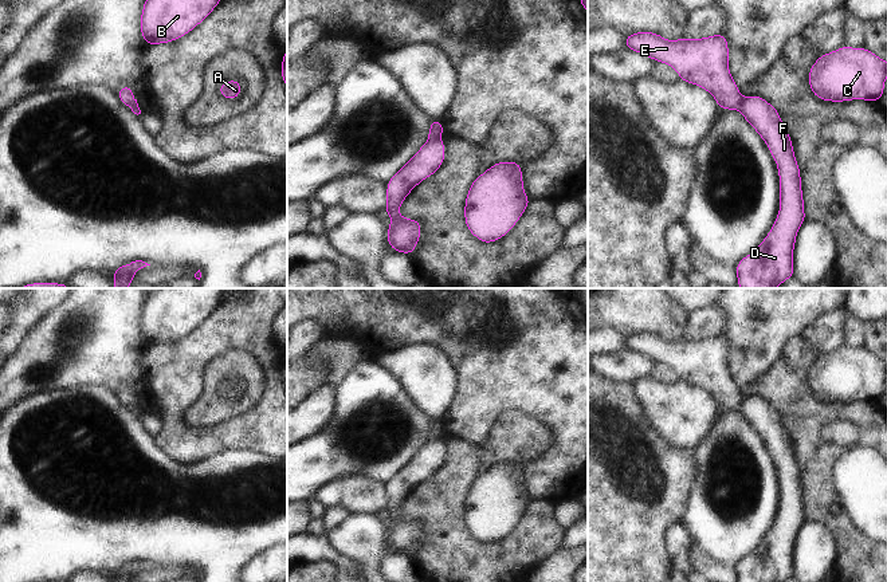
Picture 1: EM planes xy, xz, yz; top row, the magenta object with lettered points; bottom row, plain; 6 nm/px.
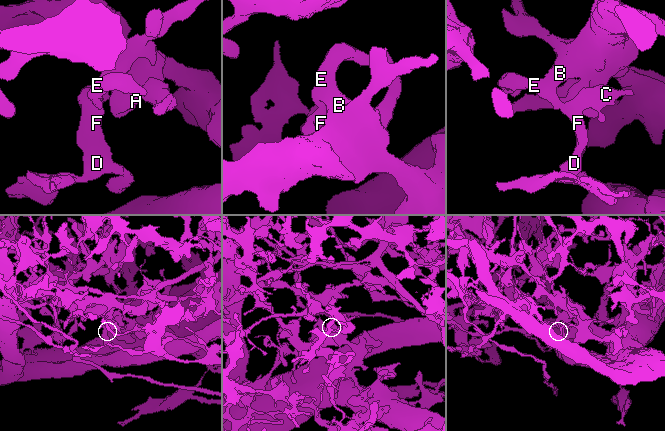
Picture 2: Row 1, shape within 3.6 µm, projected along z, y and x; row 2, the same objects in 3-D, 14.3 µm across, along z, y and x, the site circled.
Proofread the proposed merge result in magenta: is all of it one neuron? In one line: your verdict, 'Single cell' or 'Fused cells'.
Fused cells.

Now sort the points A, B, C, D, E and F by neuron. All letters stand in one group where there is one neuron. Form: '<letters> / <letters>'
A B E / C D F

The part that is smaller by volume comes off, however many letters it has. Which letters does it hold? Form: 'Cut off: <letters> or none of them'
Cut off: C, D, F

